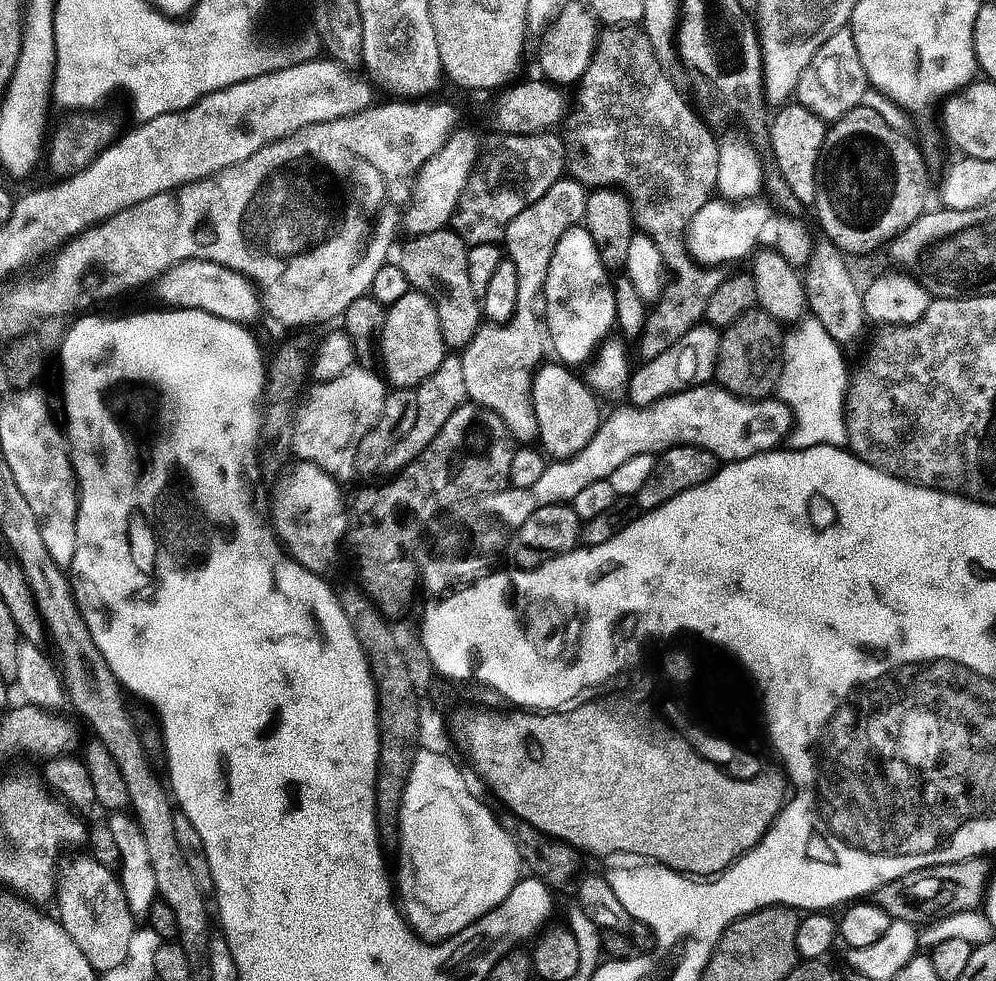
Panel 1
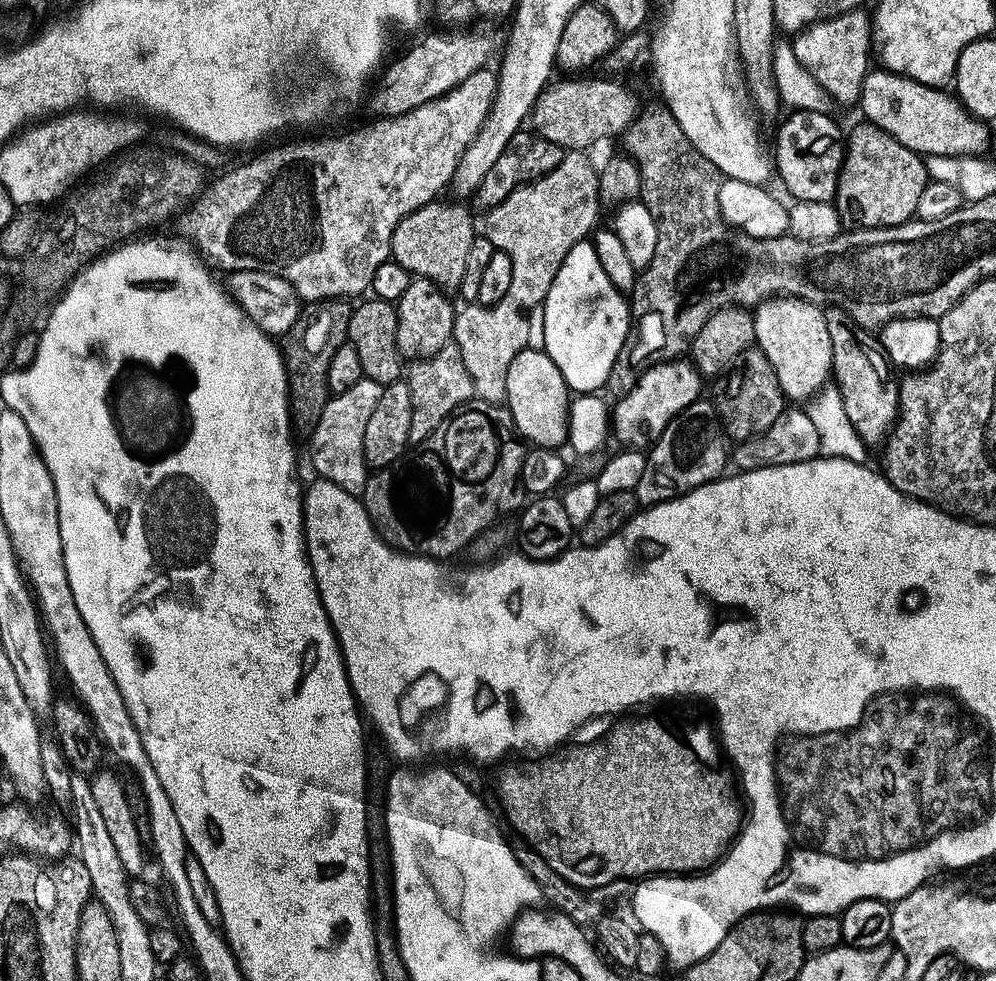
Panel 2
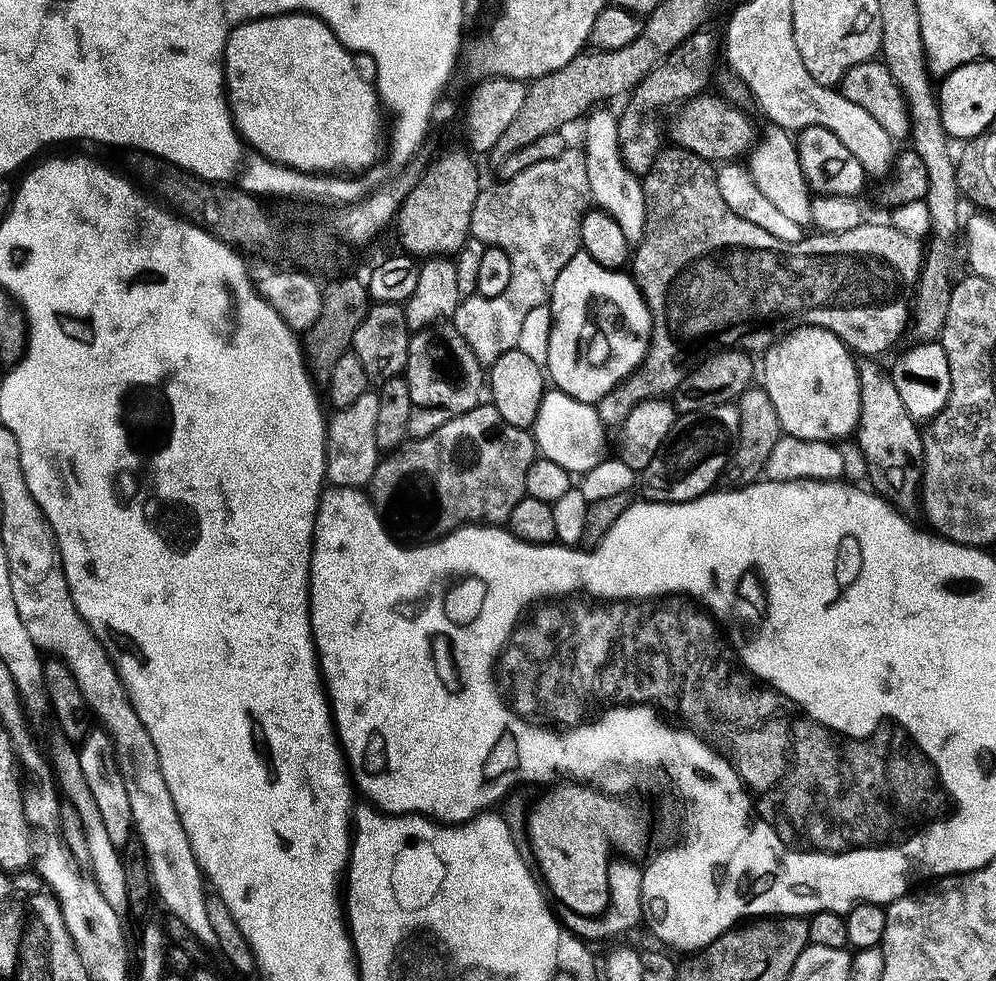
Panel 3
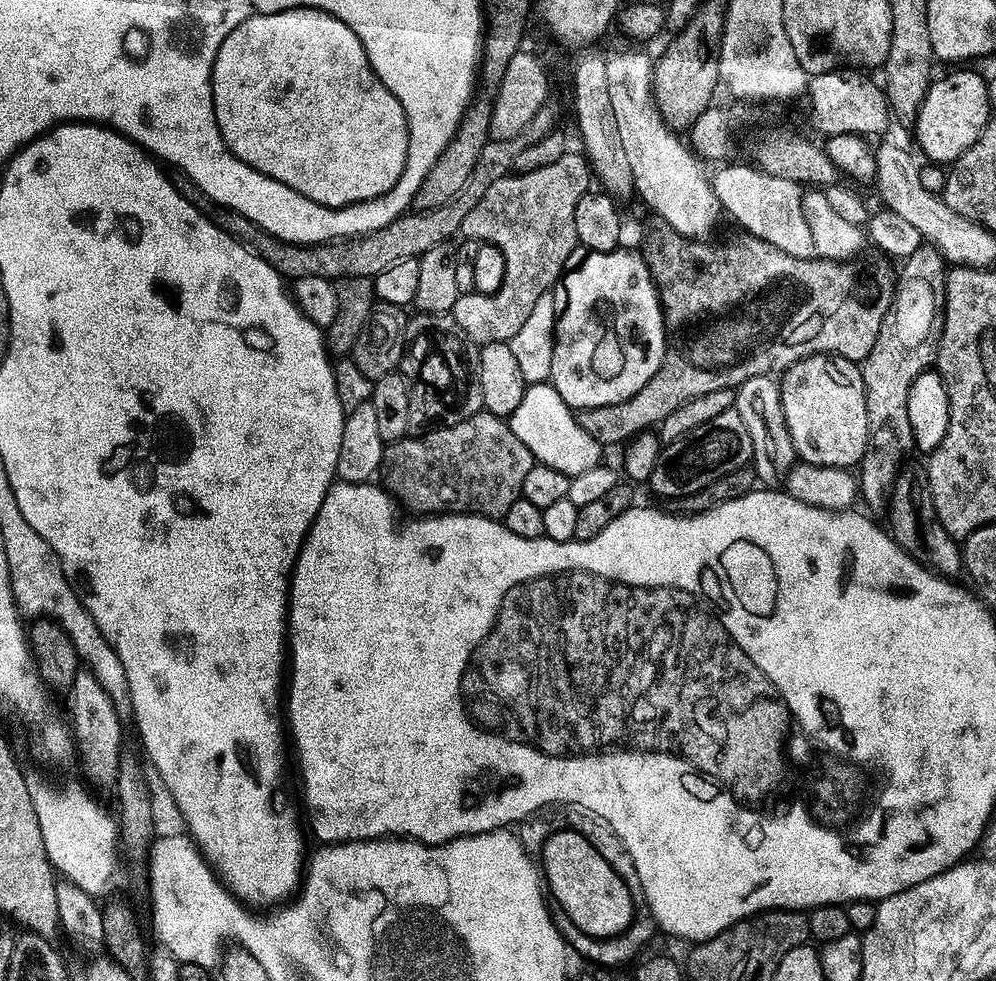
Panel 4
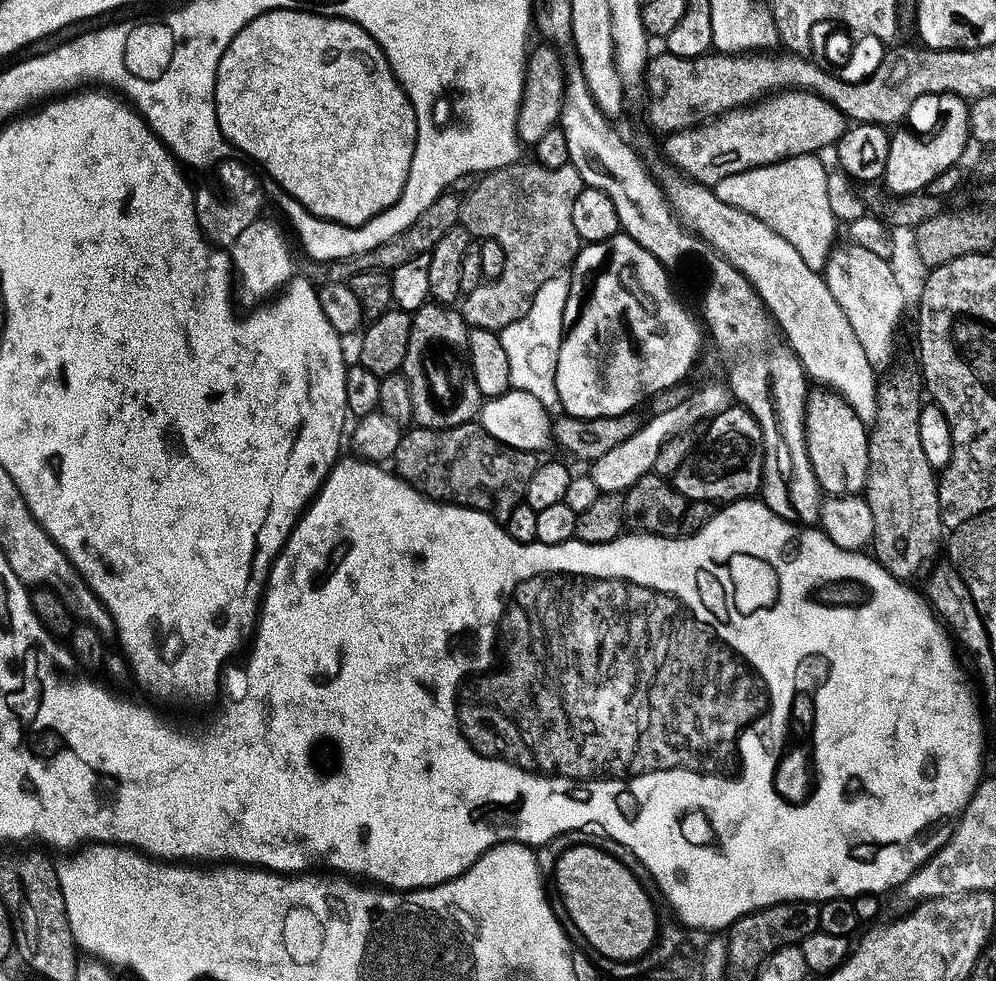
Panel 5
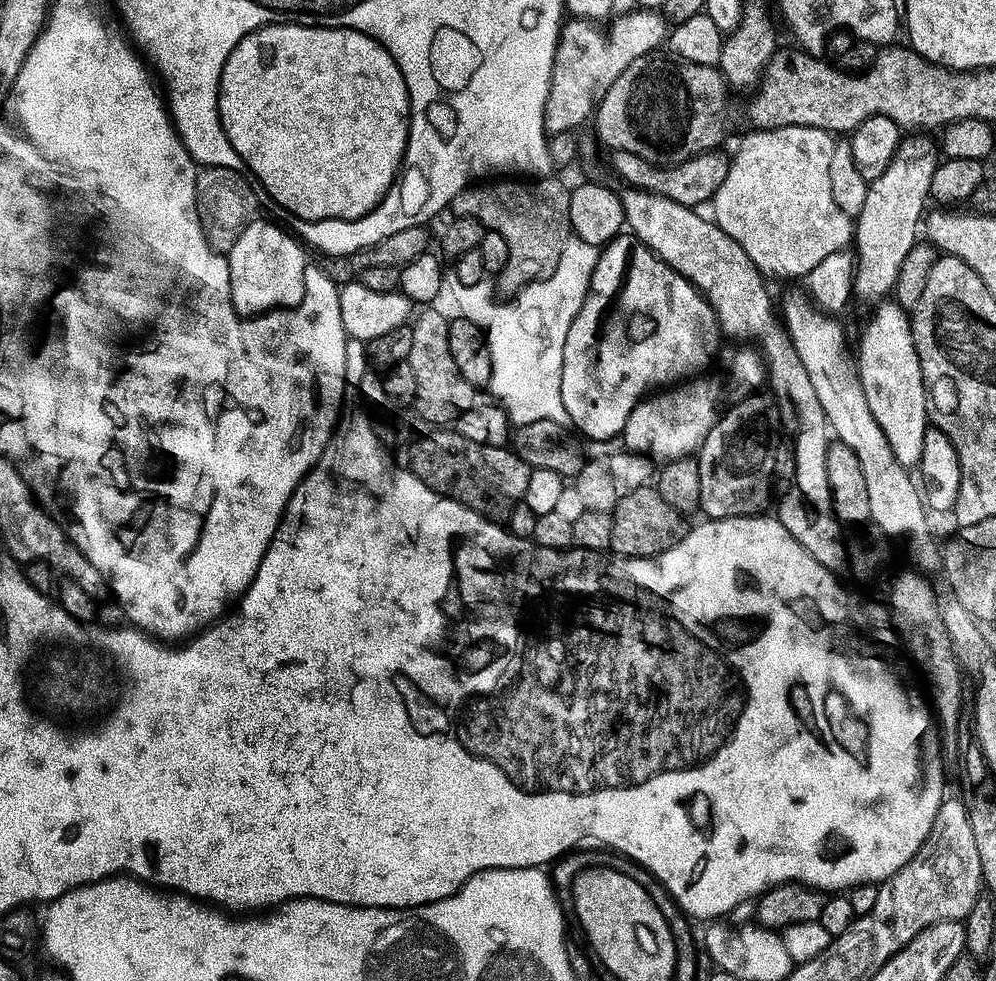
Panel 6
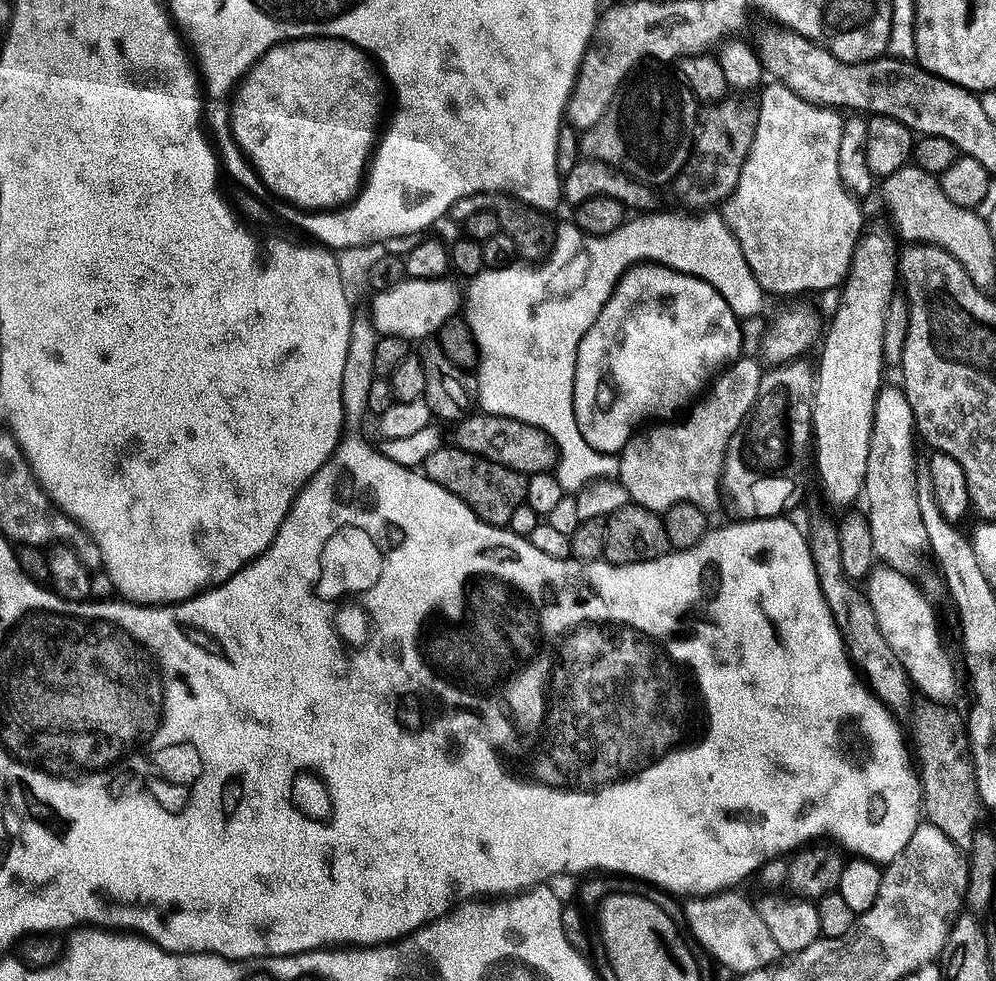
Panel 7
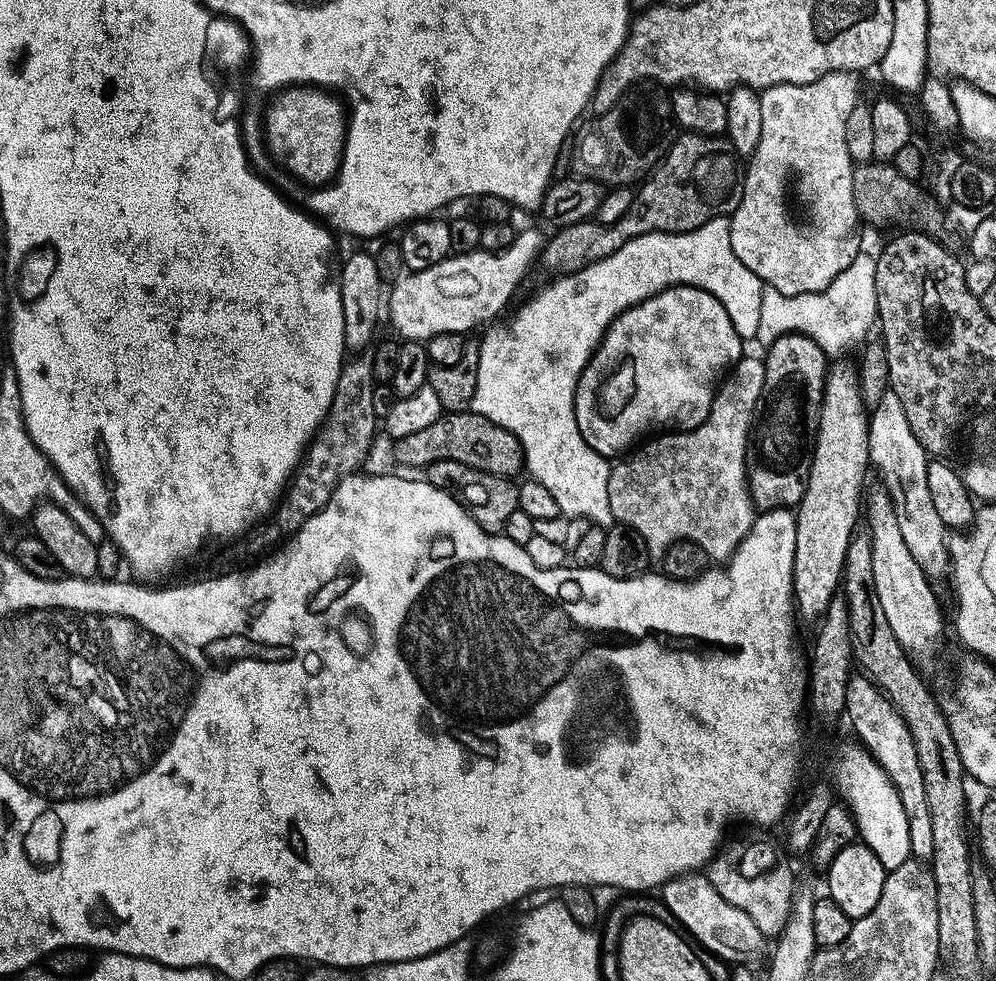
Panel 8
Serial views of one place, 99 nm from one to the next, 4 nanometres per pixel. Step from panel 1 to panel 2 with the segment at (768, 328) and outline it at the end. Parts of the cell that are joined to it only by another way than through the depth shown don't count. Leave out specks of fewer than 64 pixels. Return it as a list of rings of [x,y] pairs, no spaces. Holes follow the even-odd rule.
[[[753,350],[740,359],[740,363],[732,369],[727,380],[728,384],[717,390],[714,403],[729,437],[733,441],[743,442],[764,436],[770,426],[774,426],[774,422],[782,418],[786,410],[786,397],[782,386],[779,385],[774,366],[761,351]]]

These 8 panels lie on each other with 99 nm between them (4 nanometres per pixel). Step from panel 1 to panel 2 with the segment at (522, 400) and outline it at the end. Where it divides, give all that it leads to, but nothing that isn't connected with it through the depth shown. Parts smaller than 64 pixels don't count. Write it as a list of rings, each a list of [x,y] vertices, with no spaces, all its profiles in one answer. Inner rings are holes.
[[[569,151],[558,166],[558,170],[546,174],[532,184],[527,184],[525,188],[514,190],[514,194],[510,194],[506,202],[502,202],[487,213],[488,221],[482,224],[483,231],[496,250],[502,254],[510,254],[510,262],[514,262],[514,279],[506,298],[502,298],[498,306],[493,308],[464,306],[457,311],[454,342],[458,350],[462,350],[466,370],[470,370],[470,378],[476,387],[476,396],[487,404],[503,405],[507,401],[506,378],[510,374],[514,358],[518,358],[518,354],[529,348],[530,322],[533,314],[543,309],[550,294],[550,286],[554,286],[554,278],[558,278],[562,262],[566,262],[566,254],[570,254],[574,246],[585,243],[597,231],[596,223],[600,220],[600,208],[602,209],[600,173],[597,165],[592,165],[592,160],[588,156],[590,155],[587,151]]]

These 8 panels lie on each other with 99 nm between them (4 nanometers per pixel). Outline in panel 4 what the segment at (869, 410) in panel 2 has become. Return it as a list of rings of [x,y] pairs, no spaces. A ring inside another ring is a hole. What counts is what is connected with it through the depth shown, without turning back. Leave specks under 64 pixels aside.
[[[901,471],[900,478],[896,481],[896,487],[890,493],[891,535],[908,555],[915,558],[925,568],[931,568],[938,576],[956,578],[959,572],[965,571],[961,545],[948,533],[946,526],[942,526],[942,522],[938,518],[932,491],[928,485],[927,471],[908,471]]]

